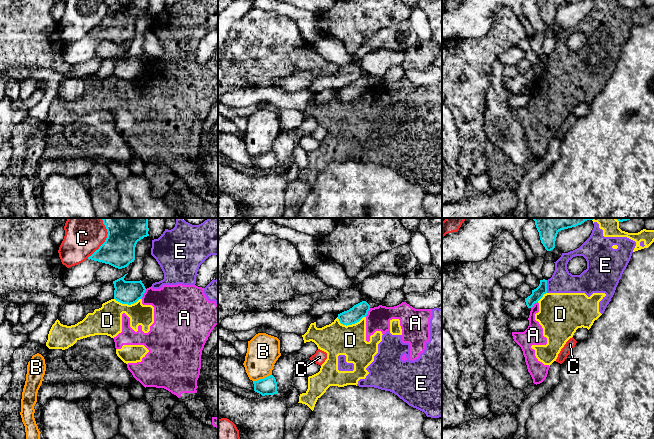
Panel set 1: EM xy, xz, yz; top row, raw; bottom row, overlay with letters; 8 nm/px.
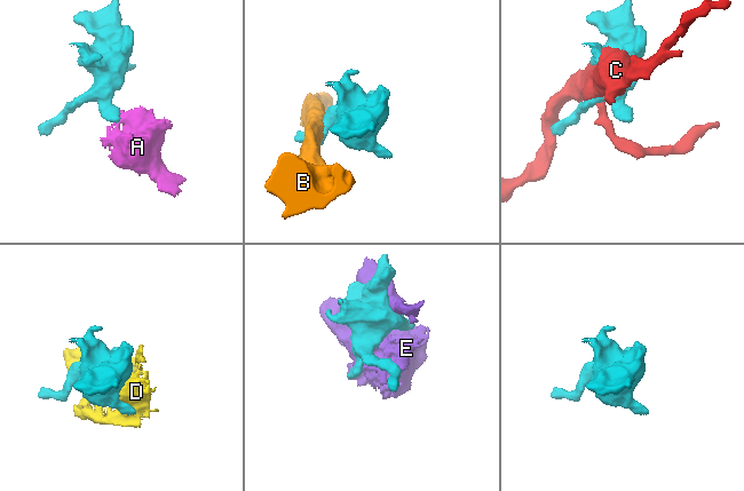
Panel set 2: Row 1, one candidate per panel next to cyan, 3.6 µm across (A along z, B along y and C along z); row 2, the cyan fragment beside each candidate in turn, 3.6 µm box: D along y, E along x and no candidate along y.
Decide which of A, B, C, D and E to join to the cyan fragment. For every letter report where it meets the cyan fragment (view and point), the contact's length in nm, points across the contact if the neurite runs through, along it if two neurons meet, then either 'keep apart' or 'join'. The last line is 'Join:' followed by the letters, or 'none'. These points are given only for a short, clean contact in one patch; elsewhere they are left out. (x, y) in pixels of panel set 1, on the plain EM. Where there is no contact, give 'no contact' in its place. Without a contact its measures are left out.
A: contact xy (143, 69); length 90 nm; border xy (146, 65), (141, 74); keep apart
B: contact xz (262, 155); length 170 nm; border xz (271, 149), (253, 158); keep apart
C: contact xy (104, 18); length 320 nm; keep apart
D: contact xz (350, 100); length 240 nm; keep apart
E: contact yz (546, 62); length 100 nm; keep apart
Join: none

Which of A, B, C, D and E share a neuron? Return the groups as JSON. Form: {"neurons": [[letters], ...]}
{"neurons": [["A", "D", "E"], ["B"], ["C"]]}

